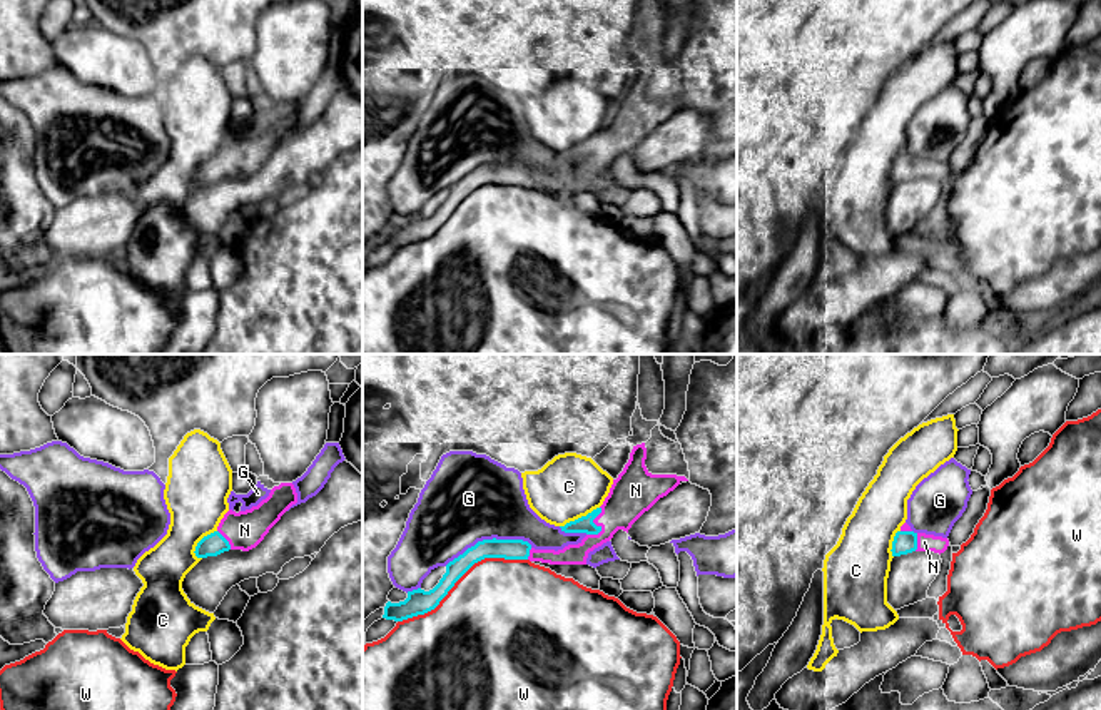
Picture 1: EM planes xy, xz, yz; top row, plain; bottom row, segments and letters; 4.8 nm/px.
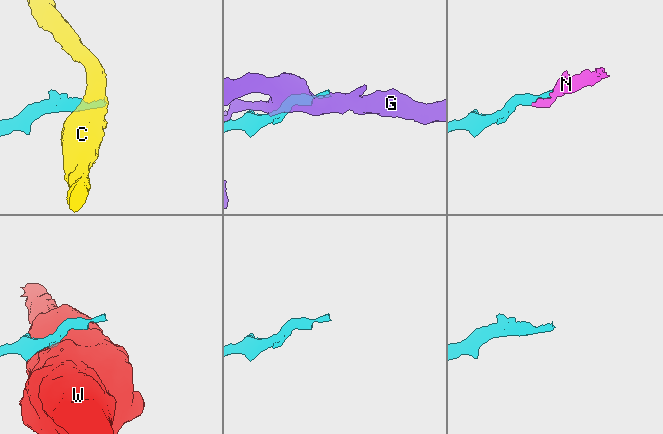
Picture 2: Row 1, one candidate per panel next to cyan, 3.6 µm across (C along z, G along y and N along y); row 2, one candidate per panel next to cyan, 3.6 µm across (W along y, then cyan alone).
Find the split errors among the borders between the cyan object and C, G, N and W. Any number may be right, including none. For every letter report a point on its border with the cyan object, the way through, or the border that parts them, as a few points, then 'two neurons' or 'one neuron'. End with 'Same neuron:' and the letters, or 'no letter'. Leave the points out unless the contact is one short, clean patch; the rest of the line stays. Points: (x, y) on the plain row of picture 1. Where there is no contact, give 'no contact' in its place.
C: xz (578, 144) | along xz (598, 132), (560, 152) | two neurons
G: xz (488, 166) | two neurons
N: xz (595, 151) | one neuron
W: xz (460, 202) | two neurons
Same neuron: N

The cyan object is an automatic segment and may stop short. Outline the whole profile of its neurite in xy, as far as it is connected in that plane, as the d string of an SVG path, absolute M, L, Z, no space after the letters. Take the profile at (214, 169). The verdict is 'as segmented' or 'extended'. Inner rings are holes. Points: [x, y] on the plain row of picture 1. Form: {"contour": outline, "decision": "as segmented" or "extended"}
{"contour": "M292 109L274 112L266 125L246 137L229 135L217 155L204 162L195 172L197 184L217 182L229 175L249 177L256 174L281 142L297 129Z", "decision": "extended"}

